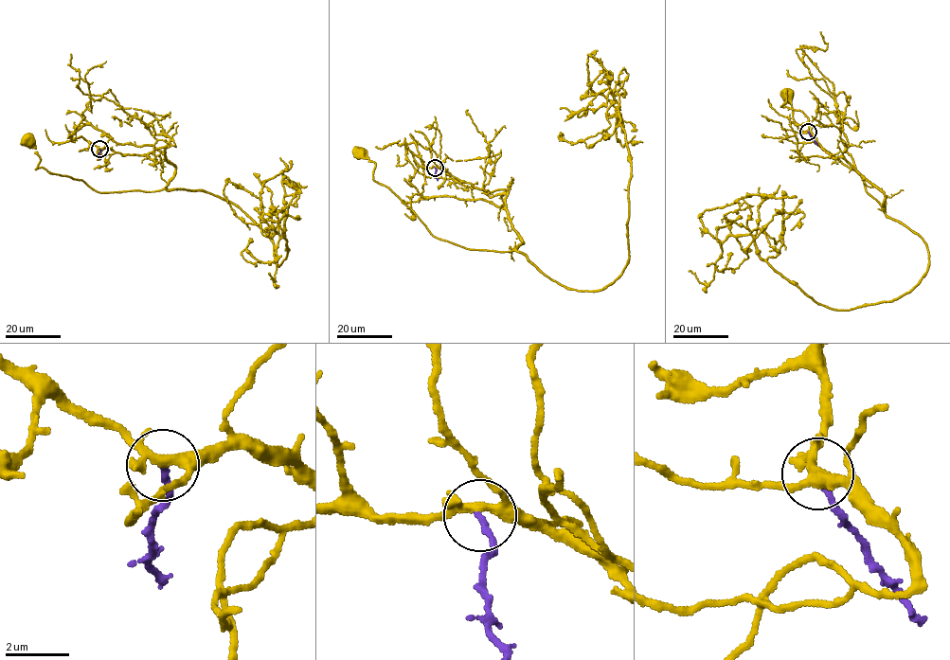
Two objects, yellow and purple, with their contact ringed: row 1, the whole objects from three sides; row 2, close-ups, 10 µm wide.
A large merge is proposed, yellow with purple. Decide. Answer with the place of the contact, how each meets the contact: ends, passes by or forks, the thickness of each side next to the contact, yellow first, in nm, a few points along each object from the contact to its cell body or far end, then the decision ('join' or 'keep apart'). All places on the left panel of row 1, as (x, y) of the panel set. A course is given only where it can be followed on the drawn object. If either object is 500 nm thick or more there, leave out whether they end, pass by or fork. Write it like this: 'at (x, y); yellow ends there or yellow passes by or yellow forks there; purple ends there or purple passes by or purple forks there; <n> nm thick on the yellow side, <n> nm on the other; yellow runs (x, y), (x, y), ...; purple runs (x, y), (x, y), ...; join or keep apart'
at (99, 149); yellow forks there; purple ends there; 240 nm thick on the yellow side, 200 nm on the other; yellow runs (99, 150), (145, 155), (168, 144), (175, 174), (154, 191), (102, 193), (36, 169), (40, 157), (28, 142); purple runs (99, 149), (99, 160); keep apart

